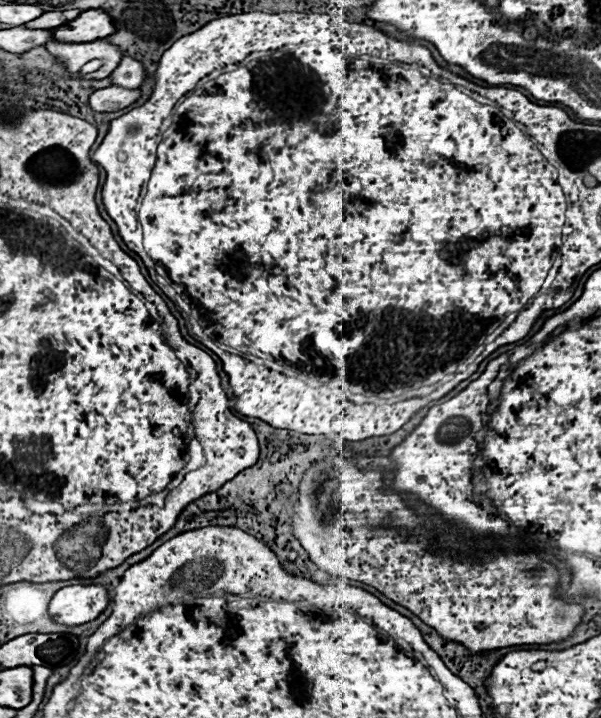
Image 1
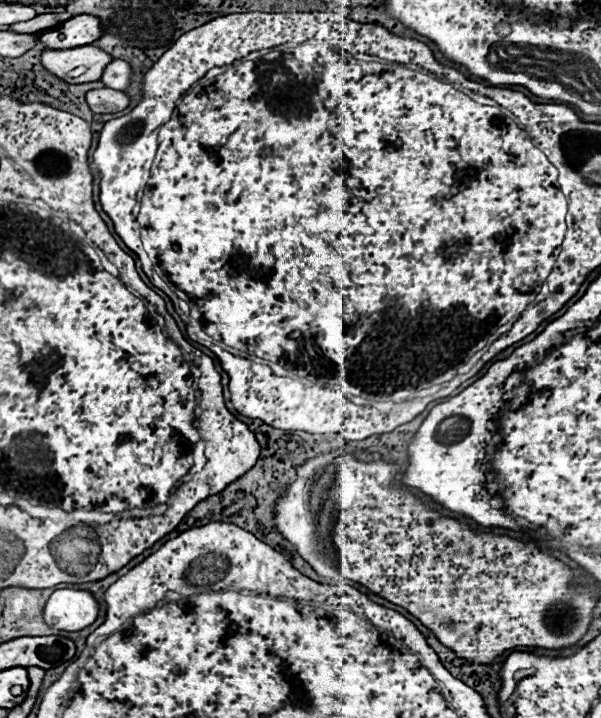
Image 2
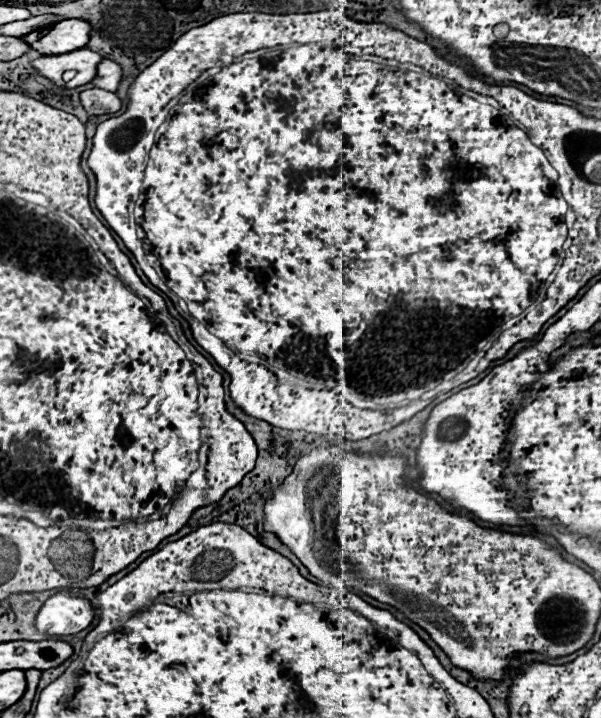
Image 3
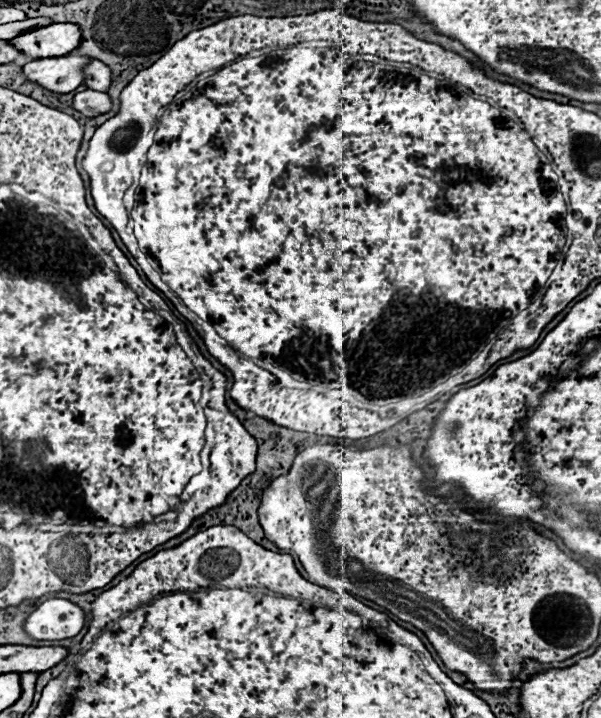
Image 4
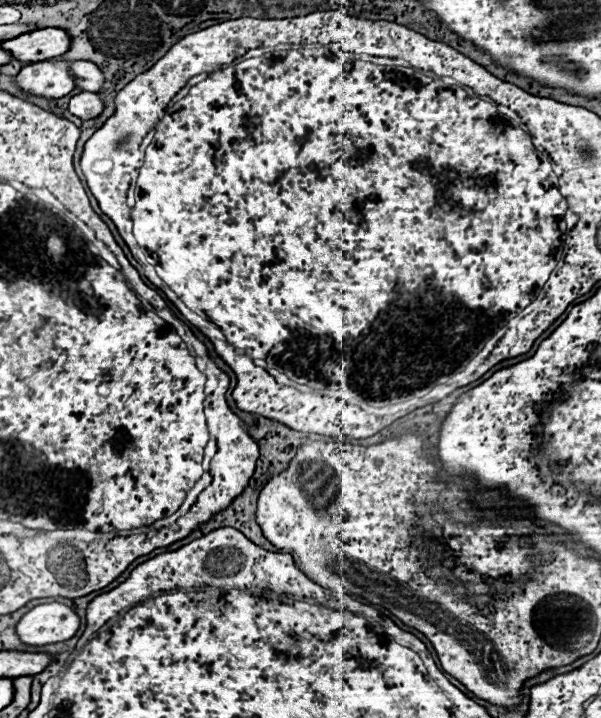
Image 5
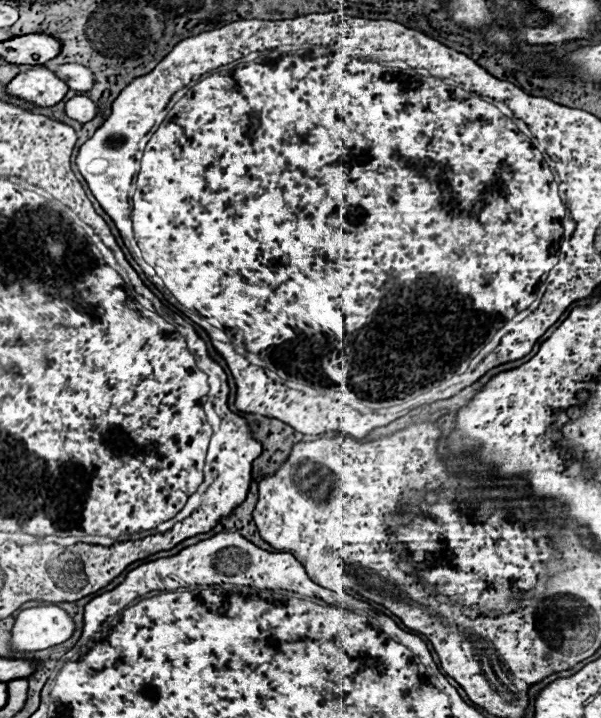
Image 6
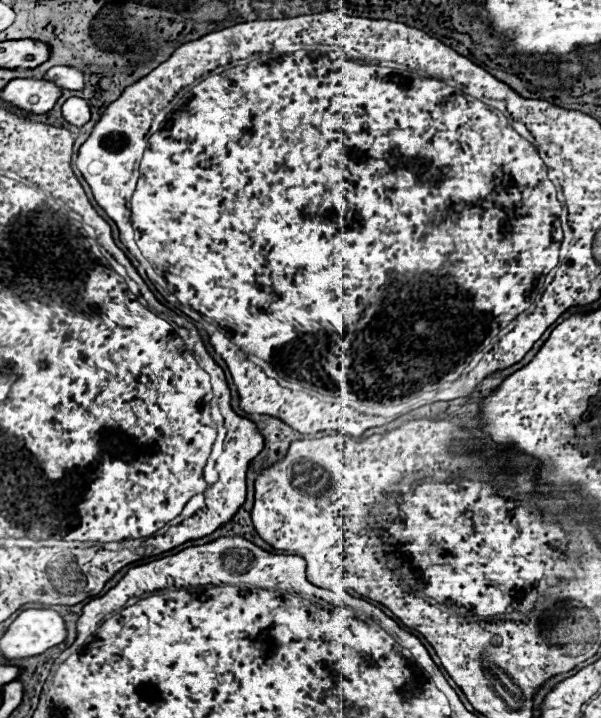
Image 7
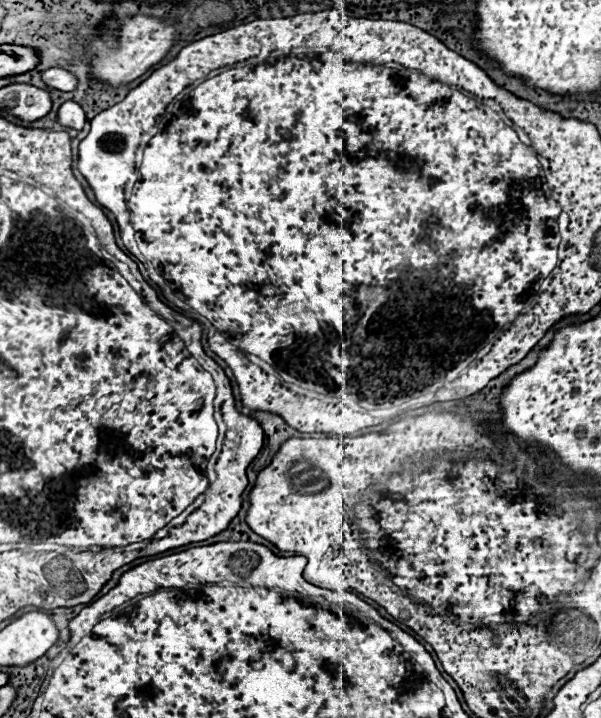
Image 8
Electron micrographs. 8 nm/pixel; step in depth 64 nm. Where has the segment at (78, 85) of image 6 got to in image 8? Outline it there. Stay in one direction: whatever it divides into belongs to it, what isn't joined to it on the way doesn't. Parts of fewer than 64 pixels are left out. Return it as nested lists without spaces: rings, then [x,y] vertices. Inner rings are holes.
[[[48,68],[42,72],[42,82],[54,90],[72,92],[78,86],[78,78],[64,68]]]

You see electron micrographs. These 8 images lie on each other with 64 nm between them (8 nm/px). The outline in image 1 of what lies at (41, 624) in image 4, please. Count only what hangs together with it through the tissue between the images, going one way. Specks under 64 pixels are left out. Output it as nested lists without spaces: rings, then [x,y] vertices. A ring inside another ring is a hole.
[[[74,584],[60,588],[50,602],[50,616],[58,624],[80,626],[98,618],[110,604],[110,594],[100,584]]]

